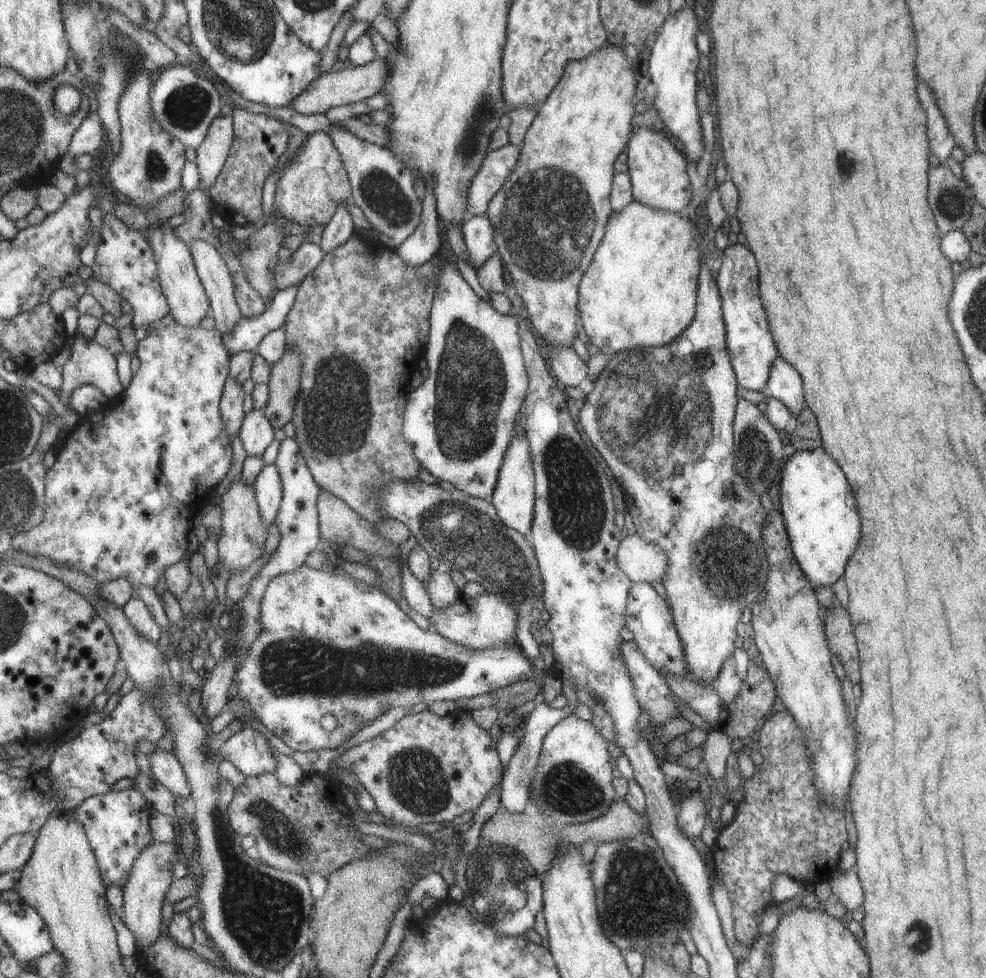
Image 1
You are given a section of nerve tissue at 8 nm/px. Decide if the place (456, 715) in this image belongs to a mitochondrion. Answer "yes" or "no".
no

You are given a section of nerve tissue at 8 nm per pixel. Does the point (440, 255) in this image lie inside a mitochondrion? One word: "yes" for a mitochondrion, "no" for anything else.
no

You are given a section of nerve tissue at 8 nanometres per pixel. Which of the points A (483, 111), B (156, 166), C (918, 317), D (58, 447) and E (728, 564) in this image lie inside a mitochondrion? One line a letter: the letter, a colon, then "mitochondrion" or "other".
A: mitochondrion
B: mitochondrion
C: other
D: other
E: mitochondrion

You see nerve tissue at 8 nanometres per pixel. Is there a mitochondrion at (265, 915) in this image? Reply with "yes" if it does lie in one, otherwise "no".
yes

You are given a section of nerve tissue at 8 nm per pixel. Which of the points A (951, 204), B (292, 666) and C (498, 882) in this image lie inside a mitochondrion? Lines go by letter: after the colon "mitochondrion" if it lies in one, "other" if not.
A: mitochondrion
B: mitochondrion
C: mitochondrion

